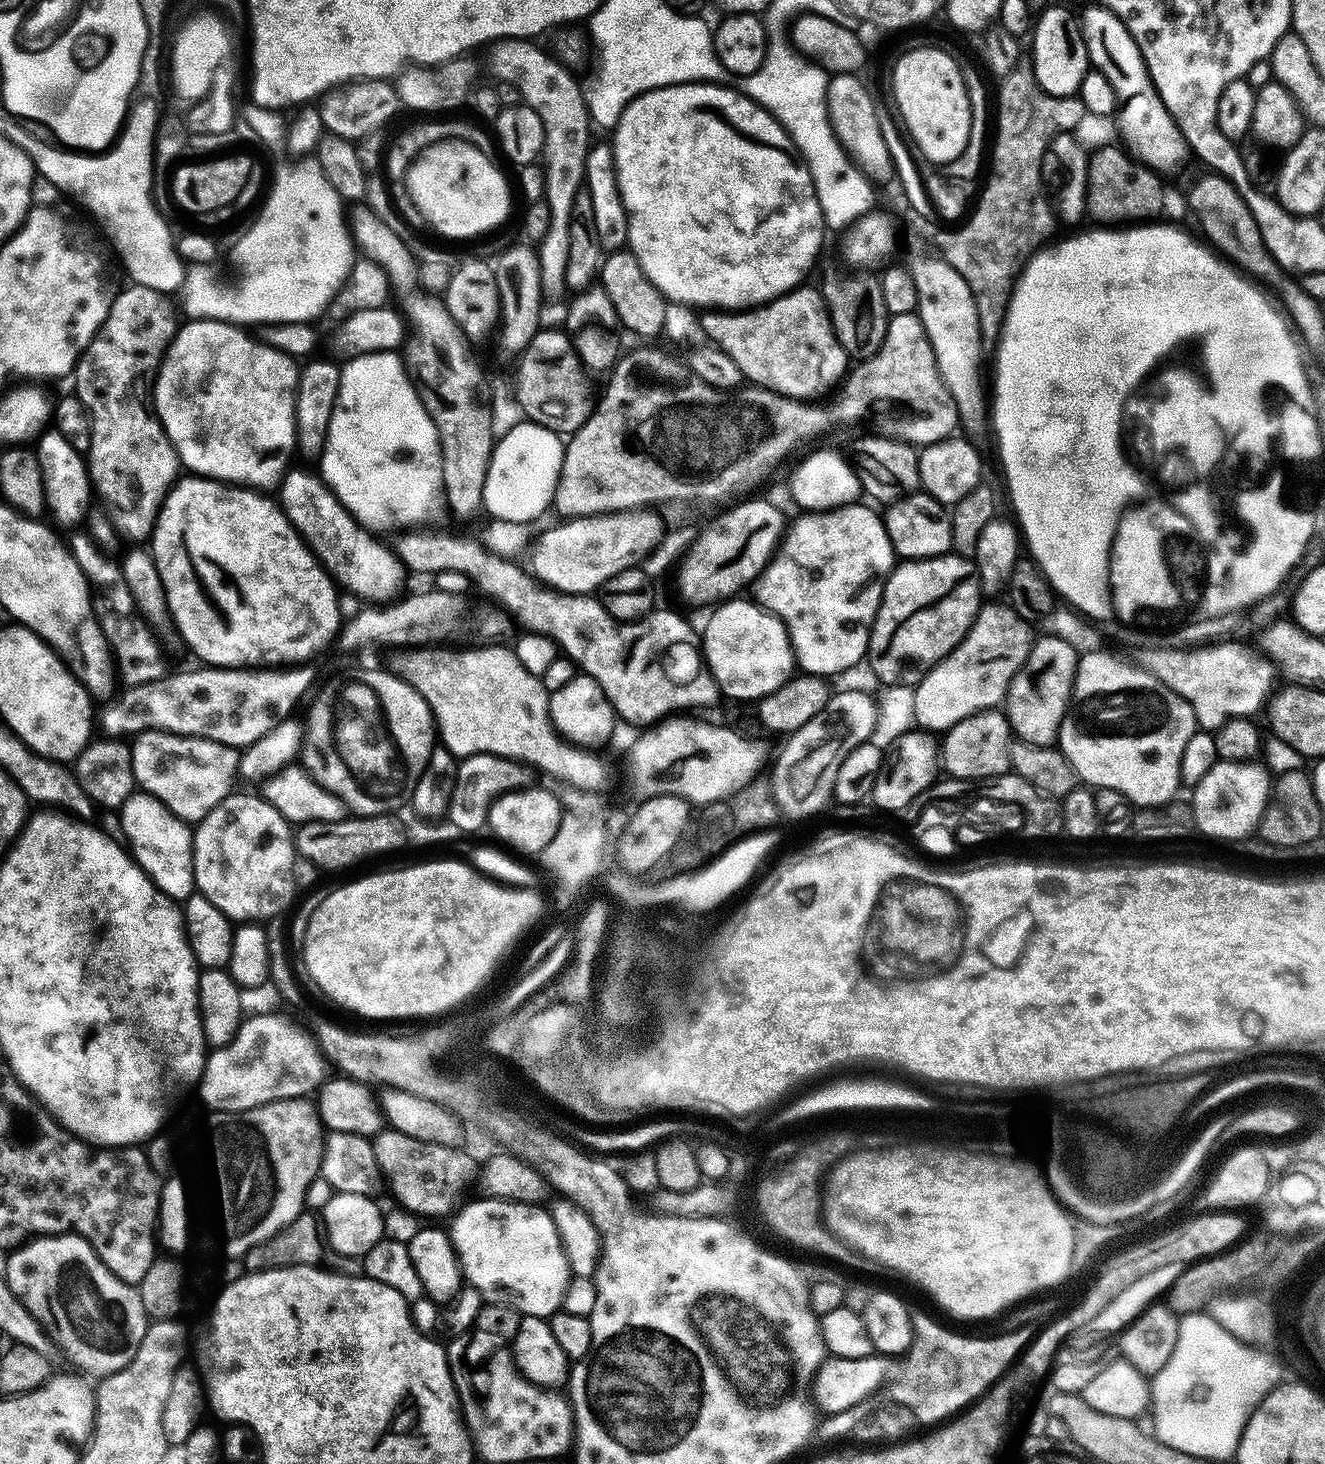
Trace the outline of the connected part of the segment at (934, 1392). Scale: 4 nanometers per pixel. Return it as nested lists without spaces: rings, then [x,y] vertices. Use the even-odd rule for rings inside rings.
[[[930,1322],[921,1327],[919,1325],[904,1358],[908,1368],[906,1380],[909,1384],[893,1385],[891,1387],[891,1401],[897,1405],[900,1403],[910,1409],[918,1421],[928,1424],[924,1426],[937,1425],[983,1396],[988,1388],[1001,1379],[1001,1376],[1005,1373],[1003,1371],[1013,1365],[1013,1362],[1028,1346],[1037,1331],[1034,1324],[1028,1324],[1016,1331],[1002,1332],[1002,1335],[994,1338],[968,1338],[960,1336],[936,1322]]]

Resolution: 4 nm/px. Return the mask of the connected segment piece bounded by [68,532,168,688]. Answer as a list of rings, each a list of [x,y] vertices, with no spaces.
[[[87,533],[74,535],[68,540],[69,551],[83,572],[92,595],[92,614],[104,635],[108,651],[112,655],[115,671],[120,672],[120,680],[128,688],[163,680],[168,671],[164,661],[164,648],[155,636],[153,625],[144,619],[136,608],[136,602],[126,586],[124,576],[115,563],[110,563],[107,556]]]

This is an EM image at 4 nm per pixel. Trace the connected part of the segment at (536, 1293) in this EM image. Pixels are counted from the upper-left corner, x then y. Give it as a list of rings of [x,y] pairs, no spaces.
[[[483,1199],[476,1200],[473,1204],[465,1203],[451,1217],[453,1220],[450,1235],[452,1244],[456,1247],[456,1253],[460,1256],[463,1277],[471,1287],[480,1291],[485,1301],[494,1304],[510,1304],[524,1316],[551,1318],[554,1313],[561,1311],[564,1295],[573,1277],[572,1267],[568,1264],[568,1254],[552,1221],[551,1211],[544,1209],[543,1212],[543,1207],[513,1199]]]

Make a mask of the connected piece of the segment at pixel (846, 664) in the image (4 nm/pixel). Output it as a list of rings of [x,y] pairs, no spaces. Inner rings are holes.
[[[864,502],[849,504],[843,510],[833,511],[831,514],[804,514],[801,520],[791,521],[790,529],[783,537],[782,545],[776,555],[768,561],[764,571],[756,577],[754,589],[756,588],[755,603],[759,604],[765,612],[772,613],[784,623],[784,628],[788,632],[788,638],[792,642],[792,651],[796,654],[796,663],[809,676],[819,676],[821,678],[833,678],[839,672],[844,672],[847,668],[852,668],[856,663],[863,661],[868,655],[868,639],[872,633],[872,619],[876,617],[876,611],[880,605],[880,599],[884,593],[884,579],[892,573],[898,557],[892,550],[892,543],[884,529],[884,522],[881,513],[875,512],[872,508],[867,508]]]

